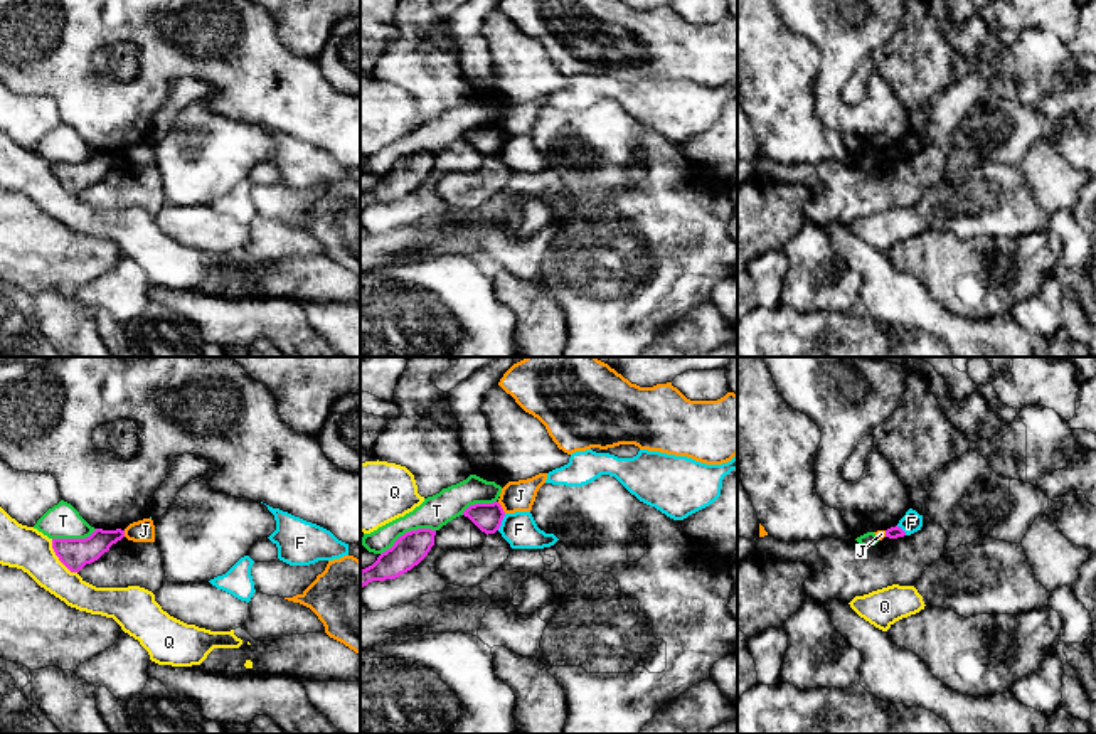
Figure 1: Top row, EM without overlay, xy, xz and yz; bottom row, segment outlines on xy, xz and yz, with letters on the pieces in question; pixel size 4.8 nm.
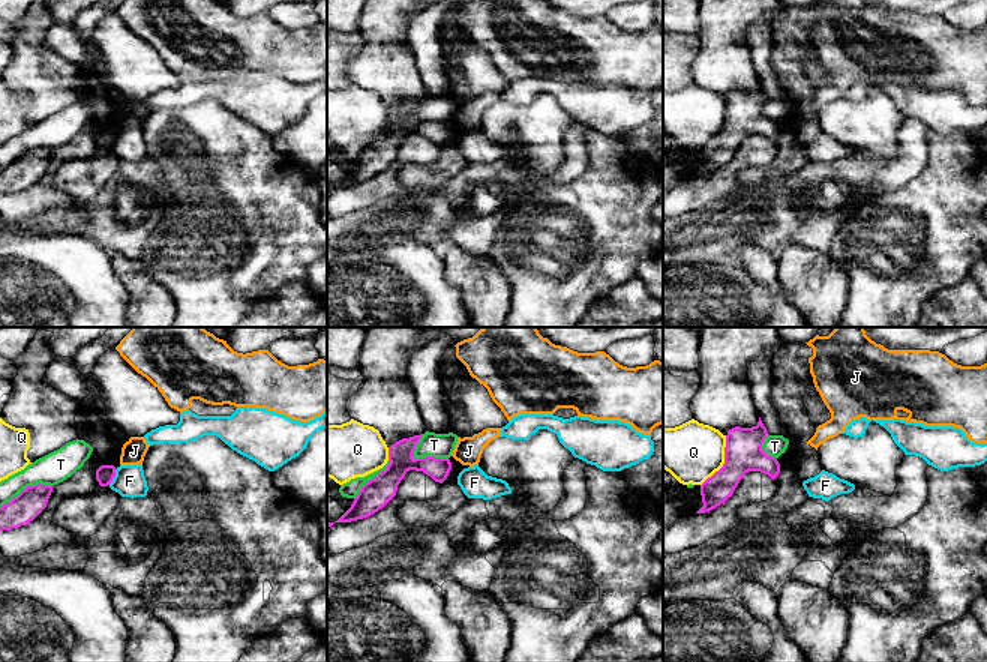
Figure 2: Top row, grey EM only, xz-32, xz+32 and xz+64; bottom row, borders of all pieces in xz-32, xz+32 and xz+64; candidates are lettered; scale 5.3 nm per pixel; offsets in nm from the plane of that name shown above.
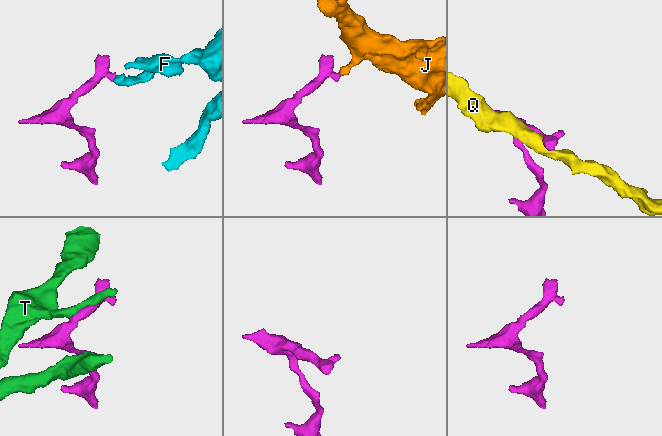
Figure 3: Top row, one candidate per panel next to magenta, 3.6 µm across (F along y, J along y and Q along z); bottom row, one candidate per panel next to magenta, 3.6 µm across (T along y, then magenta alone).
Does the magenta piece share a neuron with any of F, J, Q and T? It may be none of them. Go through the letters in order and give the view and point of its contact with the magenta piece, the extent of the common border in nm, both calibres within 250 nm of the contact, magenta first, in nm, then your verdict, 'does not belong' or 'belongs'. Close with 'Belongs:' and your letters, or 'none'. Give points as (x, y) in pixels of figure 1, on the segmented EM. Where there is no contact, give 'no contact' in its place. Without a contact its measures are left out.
F: meets magenta in xz at (500, 522); contact 90 nm long; 140 nm thick on the magenta side, 170 nm on the other; does not belong
J: meets magenta in xz at (500, 507); contact 70 nm long; 140 nm thick on the magenta side, 140 nm on the other; does not belong
Q: meets magenta in xy at (58, 556); contact 200 nm long; 150 nm thick on the magenta side, 200 nm on the other; does not belong
T: meets magenta in xz at (408, 532); contact 300 nm long; 160 nm thick on the magenta side, 150 nm on the other; does not belong
Belongs: none

